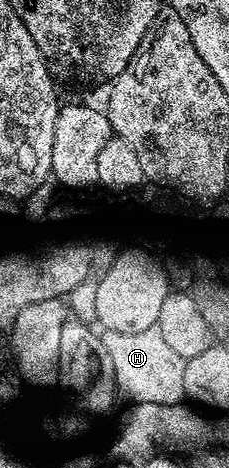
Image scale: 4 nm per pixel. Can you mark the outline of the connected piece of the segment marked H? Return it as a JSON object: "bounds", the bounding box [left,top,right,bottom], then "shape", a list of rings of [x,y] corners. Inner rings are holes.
{"bounds":[102,329,185,406],"shape":[[[159,329],[145,332],[106,331],[102,335],[105,352],[113,364],[113,376],[118,393],[132,403],[169,404],[174,406],[184,401],[185,360],[165,344],[165,336]]]}

